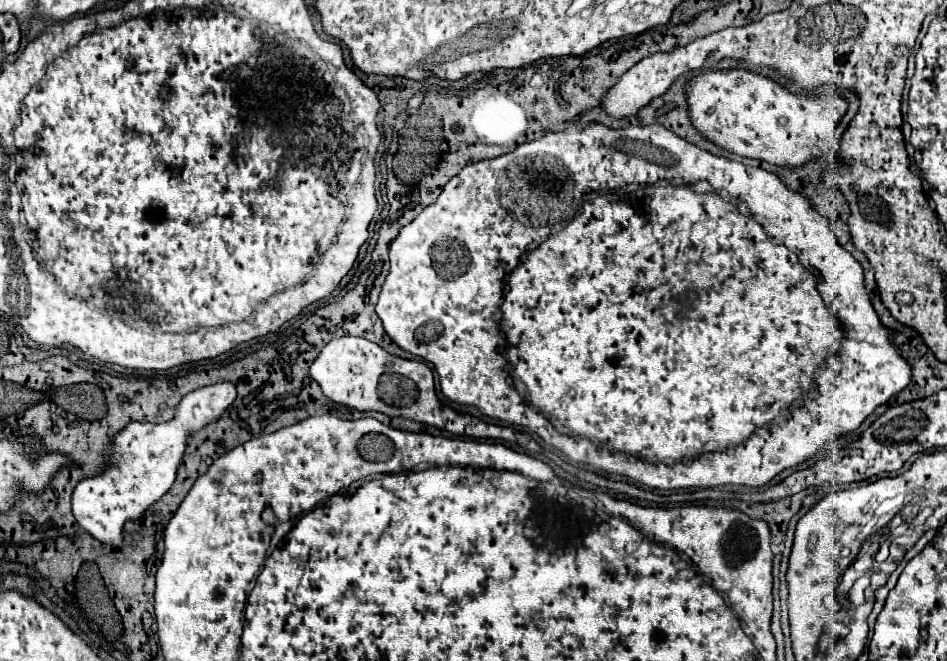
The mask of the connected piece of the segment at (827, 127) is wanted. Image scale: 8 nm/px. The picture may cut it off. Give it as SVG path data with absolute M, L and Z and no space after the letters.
M732 69L726 73L714 71L714 73L698 75L694 81L690 81L688 105L690 105L690 117L694 125L698 125L698 131L706 139L714 141L716 145L732 153L770 161L776 165L802 165L812 157L820 157L822 153L828 153L832 133L840 117L846 113L846 103L838 95L820 95L816 99L794 95L784 87L780 87L776 81L750 73L746 69Z

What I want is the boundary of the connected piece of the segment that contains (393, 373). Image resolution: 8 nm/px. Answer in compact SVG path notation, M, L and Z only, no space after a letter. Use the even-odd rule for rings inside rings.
M362 337L332 339L318 353L310 365L312 379L322 387L324 395L336 403L354 407L358 411L380 411L388 417L404 417L420 421L460 437L472 439L500 439L516 443L514 429L504 425L484 423L470 415L460 415L450 407L442 407L434 393L434 375L422 361L408 361L386 353L380 345Z

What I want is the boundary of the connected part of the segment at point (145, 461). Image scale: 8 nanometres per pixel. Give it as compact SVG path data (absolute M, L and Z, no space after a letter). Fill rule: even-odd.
M216 383L200 387L182 397L176 407L176 415L166 423L130 423L122 429L114 441L110 455L110 467L104 475L94 479L82 479L72 495L72 513L78 525L90 533L96 541L122 549L124 543L124 523L140 519L150 505L162 499L176 481L176 471L182 463L182 455L188 447L188 439L214 423L226 407L236 399L236 389L232 383Z

